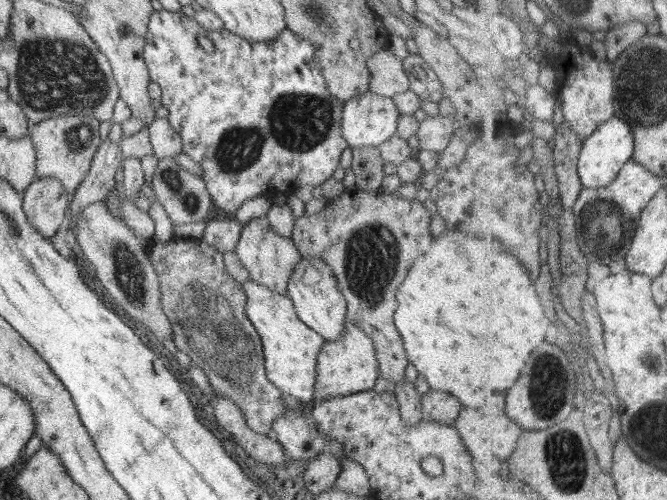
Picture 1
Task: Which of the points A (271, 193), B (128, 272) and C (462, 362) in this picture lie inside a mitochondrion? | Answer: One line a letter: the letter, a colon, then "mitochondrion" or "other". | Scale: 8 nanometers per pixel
A: other
B: mitochondrion
C: other

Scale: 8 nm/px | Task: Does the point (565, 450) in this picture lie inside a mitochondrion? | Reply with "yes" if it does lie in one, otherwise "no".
yes

